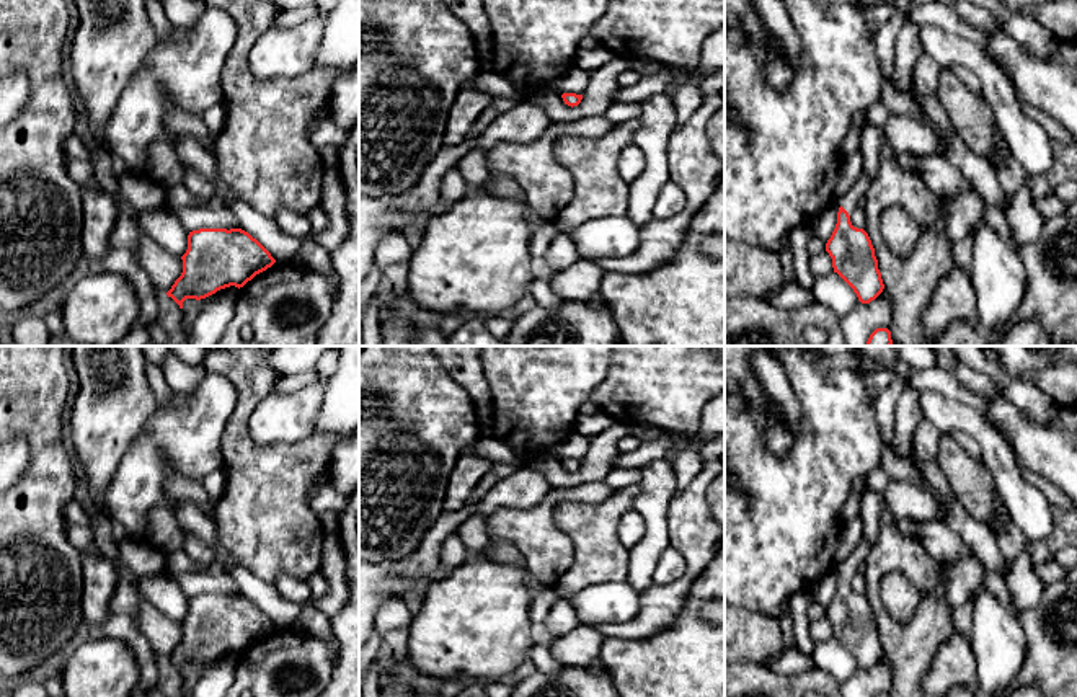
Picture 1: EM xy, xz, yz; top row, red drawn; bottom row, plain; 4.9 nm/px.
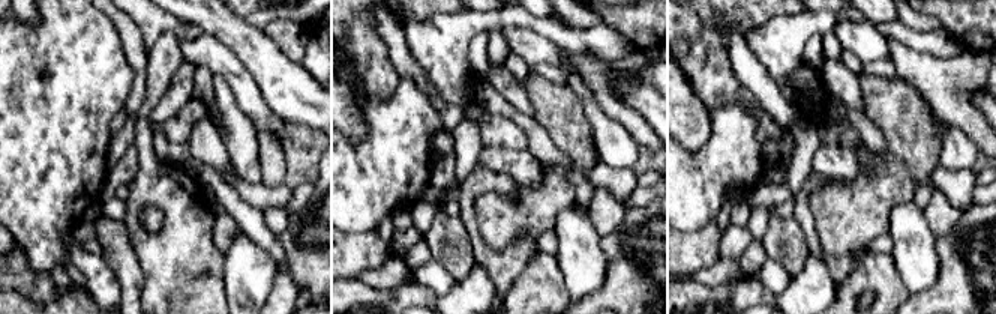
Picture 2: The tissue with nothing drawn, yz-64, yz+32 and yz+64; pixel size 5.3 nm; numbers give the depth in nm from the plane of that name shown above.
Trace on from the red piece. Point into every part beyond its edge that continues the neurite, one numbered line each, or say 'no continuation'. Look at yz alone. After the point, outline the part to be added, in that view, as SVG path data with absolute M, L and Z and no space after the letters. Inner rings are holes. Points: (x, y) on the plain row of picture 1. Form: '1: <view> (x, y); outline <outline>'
1: yz (849, 567); outline M863 539L857 545L857 548L840 563L835 563L834 576L839 578L839 573L842 571L849 581L853 578L853 575L858 571L858 568L863 565L871 545L868 545Z

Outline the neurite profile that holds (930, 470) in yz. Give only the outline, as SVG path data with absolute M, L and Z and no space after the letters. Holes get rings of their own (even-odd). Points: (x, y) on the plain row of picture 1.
M929 460L922 464L920 470L922 470L925 482L929 482L942 498L958 499L945 473L942 472L938 460Z

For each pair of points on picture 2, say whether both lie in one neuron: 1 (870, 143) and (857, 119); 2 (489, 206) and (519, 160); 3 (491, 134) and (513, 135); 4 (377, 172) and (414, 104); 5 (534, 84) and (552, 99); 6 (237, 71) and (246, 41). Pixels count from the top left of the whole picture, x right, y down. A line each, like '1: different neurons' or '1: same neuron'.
1: same neuron
2: different neurons
3: same neuron
4: same neuron
5: same neuron
6: different neurons

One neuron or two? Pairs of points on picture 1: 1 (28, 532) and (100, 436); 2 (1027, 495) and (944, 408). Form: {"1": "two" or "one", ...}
{"1": "two", "2": "one"}

